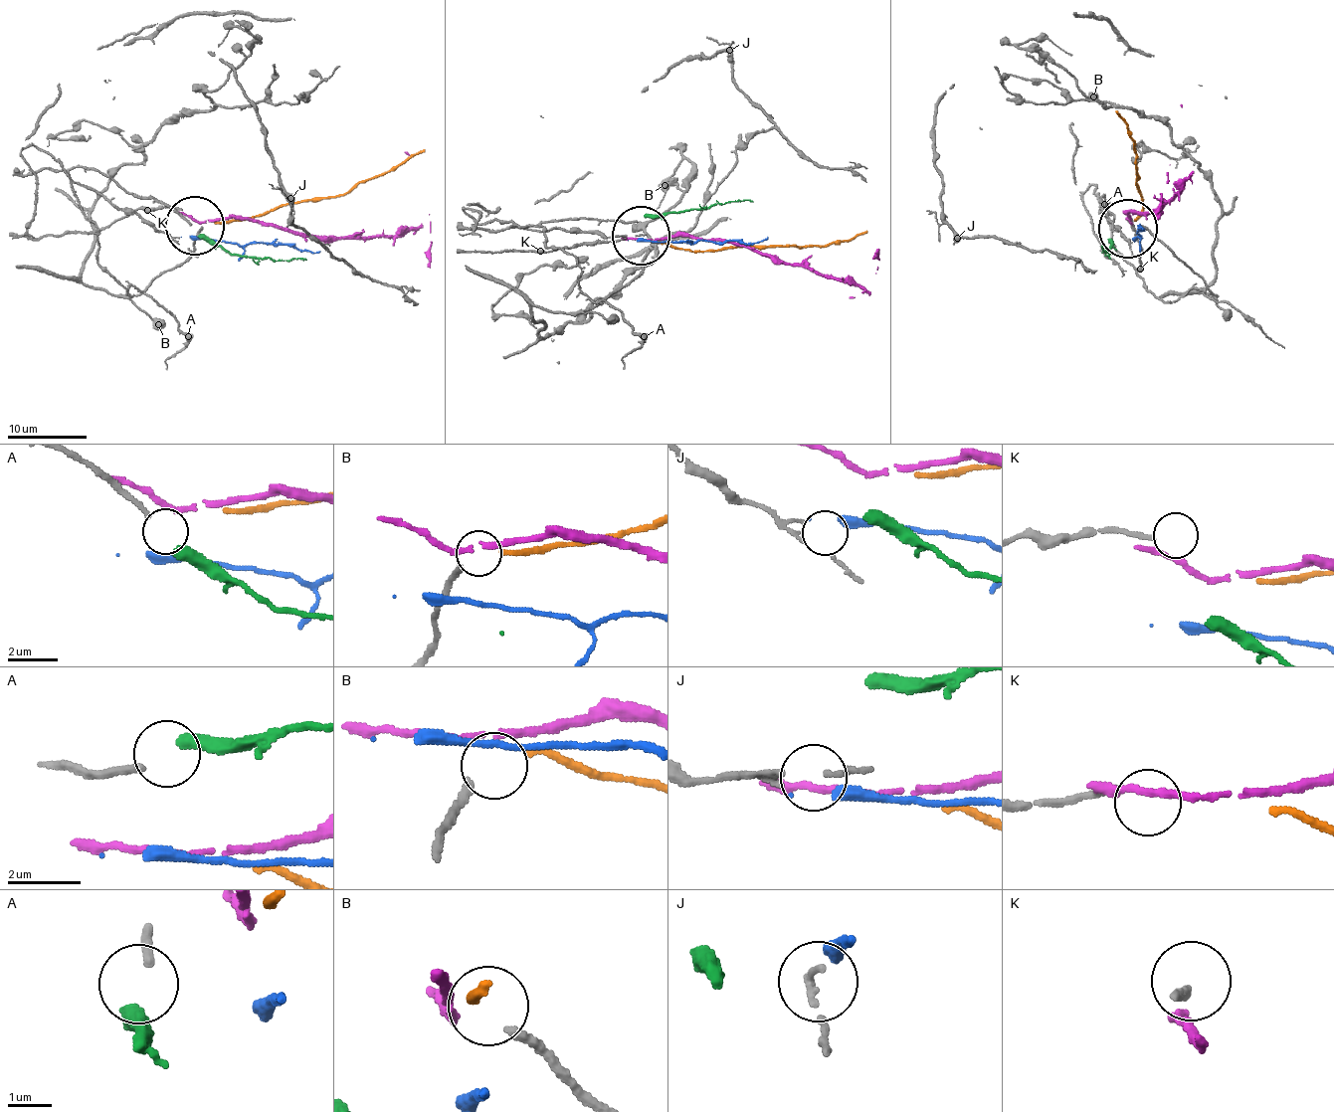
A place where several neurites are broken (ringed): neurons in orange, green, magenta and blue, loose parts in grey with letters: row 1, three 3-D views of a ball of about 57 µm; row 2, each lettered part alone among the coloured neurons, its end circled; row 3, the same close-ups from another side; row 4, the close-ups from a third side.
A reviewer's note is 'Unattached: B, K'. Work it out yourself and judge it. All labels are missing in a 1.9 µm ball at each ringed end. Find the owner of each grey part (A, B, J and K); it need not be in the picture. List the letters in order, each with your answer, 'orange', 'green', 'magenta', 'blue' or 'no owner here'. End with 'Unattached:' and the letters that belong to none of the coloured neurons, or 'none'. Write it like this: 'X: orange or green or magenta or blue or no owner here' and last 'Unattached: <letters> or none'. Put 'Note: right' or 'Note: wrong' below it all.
A: green
B: orange
J: no owner here
K: no owner here
Unattached: J, K
Note: wrong

